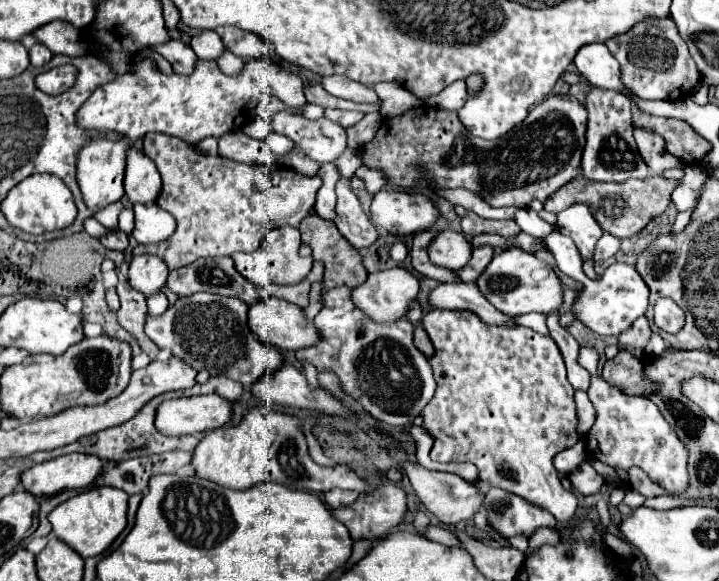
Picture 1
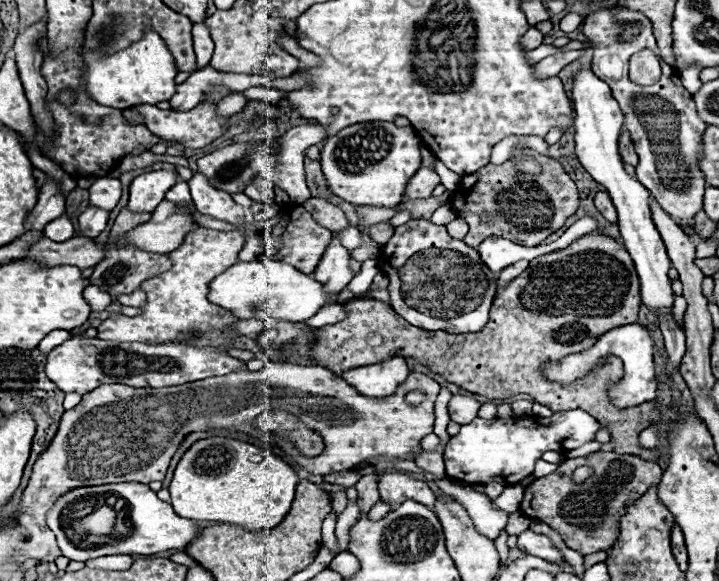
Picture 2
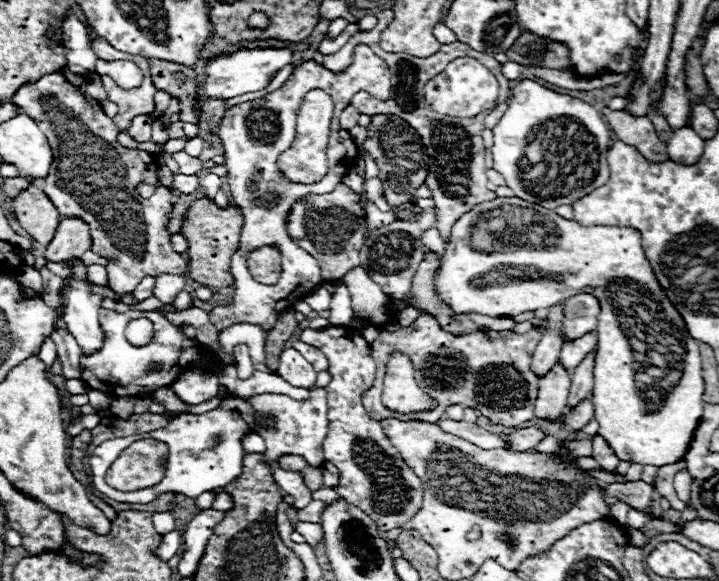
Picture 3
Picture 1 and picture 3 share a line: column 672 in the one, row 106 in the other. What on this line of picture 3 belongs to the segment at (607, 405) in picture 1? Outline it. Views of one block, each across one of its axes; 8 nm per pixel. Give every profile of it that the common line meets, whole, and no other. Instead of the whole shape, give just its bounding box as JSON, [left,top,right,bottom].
[424,57,498,118]

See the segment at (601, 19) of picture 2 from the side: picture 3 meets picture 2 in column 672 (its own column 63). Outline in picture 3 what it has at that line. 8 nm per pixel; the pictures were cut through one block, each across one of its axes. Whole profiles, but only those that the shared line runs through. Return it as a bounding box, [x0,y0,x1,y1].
[14,68,186,292]

